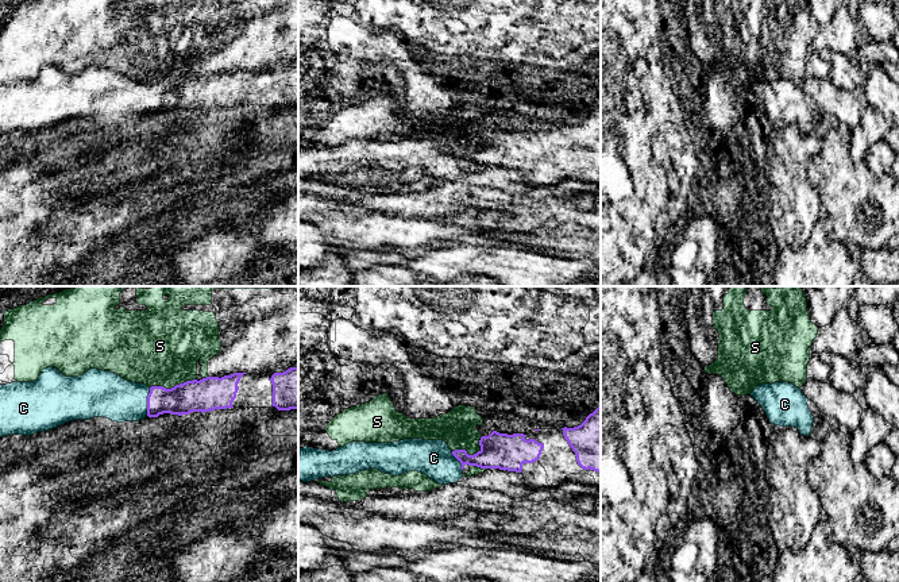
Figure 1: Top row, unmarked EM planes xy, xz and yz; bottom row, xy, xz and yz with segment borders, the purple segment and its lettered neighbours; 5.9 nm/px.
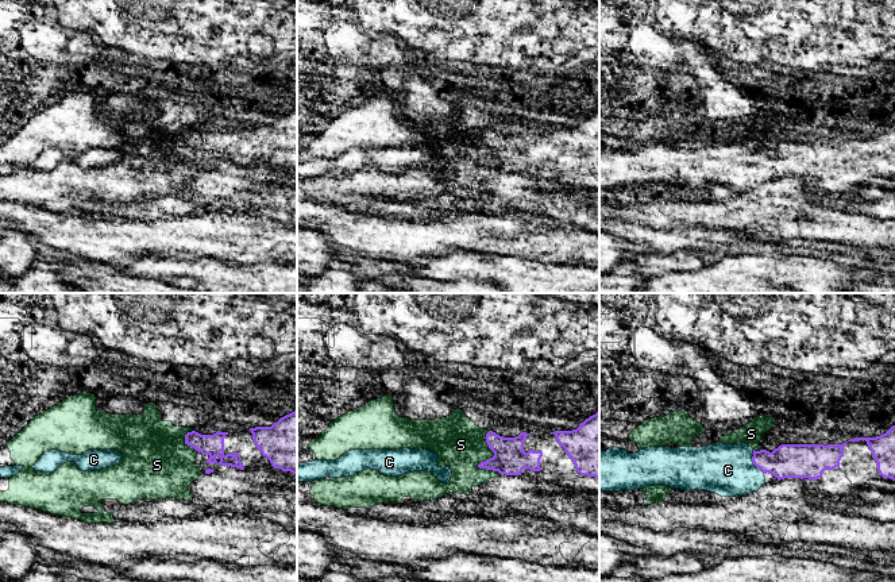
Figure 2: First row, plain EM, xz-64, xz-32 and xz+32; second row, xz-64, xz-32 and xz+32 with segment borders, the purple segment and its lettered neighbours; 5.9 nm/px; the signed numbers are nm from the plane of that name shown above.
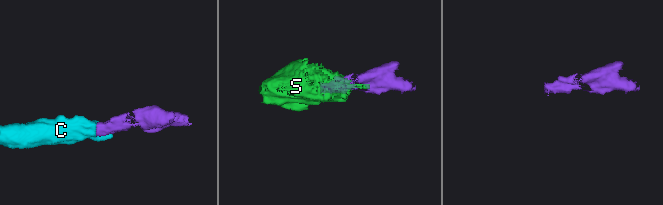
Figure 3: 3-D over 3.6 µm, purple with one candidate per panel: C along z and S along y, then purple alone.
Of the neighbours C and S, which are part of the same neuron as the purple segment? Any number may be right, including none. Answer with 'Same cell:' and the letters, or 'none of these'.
Same cell: C

